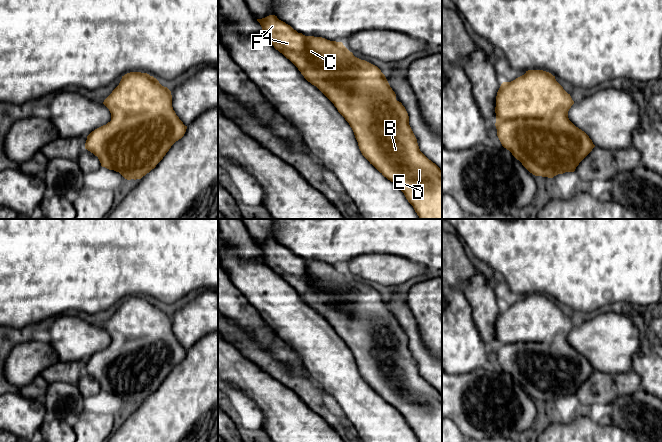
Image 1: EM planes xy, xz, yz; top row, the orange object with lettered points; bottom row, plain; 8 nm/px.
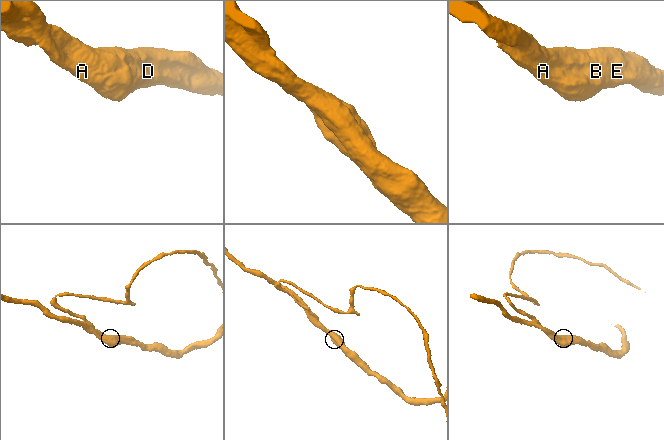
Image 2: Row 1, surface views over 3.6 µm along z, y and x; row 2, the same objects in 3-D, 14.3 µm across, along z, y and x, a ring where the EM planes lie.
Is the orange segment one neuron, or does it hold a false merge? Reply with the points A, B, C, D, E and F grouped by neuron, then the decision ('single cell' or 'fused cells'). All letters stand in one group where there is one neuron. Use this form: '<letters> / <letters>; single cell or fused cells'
A B C D E F; single cell

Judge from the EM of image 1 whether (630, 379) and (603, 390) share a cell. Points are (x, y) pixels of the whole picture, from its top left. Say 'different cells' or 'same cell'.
same cell

